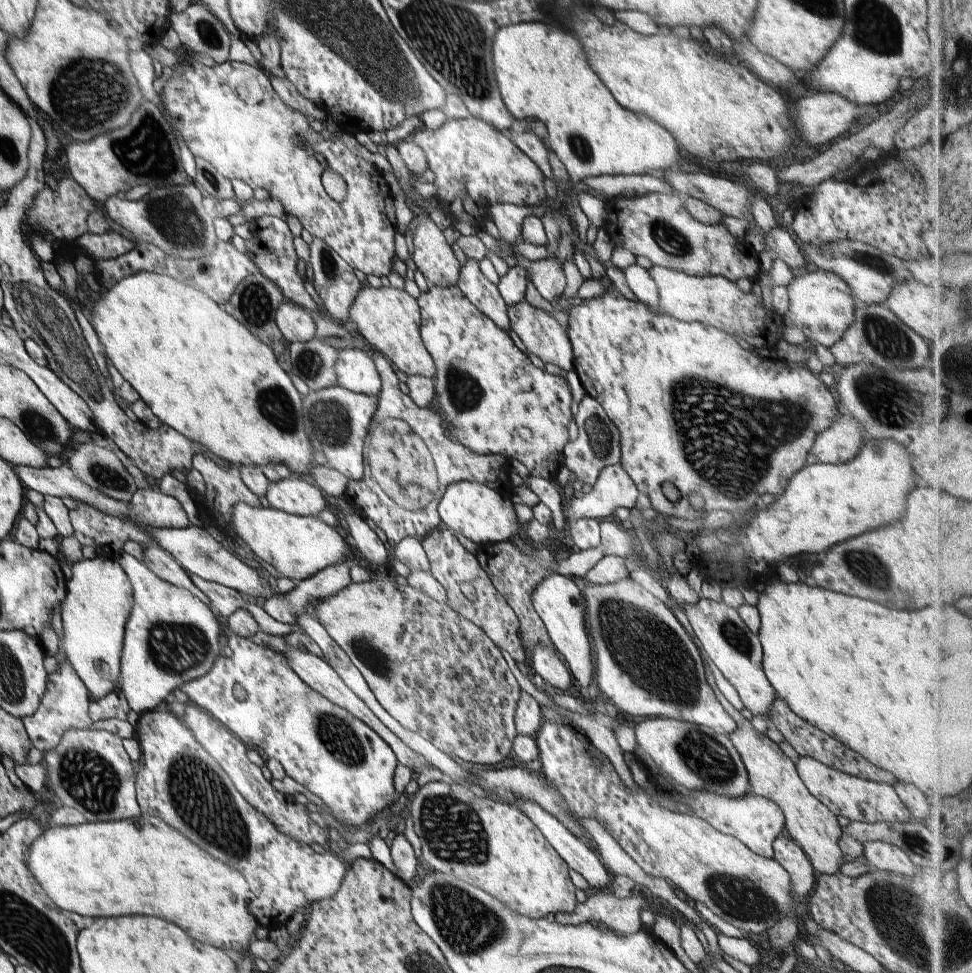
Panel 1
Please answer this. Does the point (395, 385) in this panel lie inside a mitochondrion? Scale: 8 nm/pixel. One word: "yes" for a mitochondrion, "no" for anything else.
no

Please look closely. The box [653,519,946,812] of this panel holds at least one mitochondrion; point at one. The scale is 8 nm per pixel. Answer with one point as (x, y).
(706, 758)

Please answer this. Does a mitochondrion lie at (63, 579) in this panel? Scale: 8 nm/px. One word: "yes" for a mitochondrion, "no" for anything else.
no

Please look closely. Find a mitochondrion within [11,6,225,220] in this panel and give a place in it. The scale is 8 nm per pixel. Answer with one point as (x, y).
(85, 94)

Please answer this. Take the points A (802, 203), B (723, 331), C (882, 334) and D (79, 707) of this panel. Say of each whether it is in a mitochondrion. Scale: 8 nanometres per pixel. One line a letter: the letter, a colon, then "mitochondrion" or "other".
A: other
B: other
C: mitochondrion
D: other

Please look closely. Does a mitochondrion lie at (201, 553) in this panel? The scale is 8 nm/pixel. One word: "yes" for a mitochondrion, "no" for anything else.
yes

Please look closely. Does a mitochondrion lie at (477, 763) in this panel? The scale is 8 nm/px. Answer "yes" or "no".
no

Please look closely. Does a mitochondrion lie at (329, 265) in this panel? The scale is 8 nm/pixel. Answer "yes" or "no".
yes

